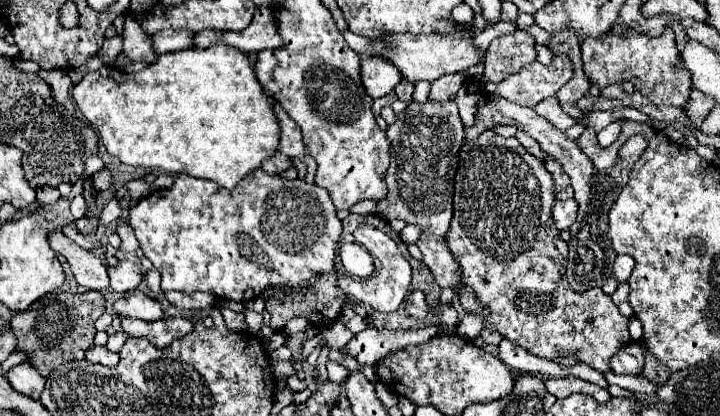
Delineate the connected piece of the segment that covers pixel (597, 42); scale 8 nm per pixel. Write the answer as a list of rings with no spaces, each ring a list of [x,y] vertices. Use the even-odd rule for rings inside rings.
[[[625,28],[625,30],[627,30],[625,38],[609,32],[603,38],[585,38],[581,42],[583,70],[587,80],[599,90],[615,82],[633,82],[635,90],[647,96],[653,104],[683,108],[689,98],[691,78],[687,70],[677,66],[679,50],[675,46],[673,30],[665,28],[665,32],[659,38],[647,38],[643,34],[637,34],[633,28]]]

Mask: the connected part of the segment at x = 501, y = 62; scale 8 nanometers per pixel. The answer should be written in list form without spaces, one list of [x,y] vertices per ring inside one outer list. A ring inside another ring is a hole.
[[[515,30],[495,38],[485,54],[485,80],[501,82],[505,76],[515,74],[525,64],[537,60],[535,40],[529,32]]]

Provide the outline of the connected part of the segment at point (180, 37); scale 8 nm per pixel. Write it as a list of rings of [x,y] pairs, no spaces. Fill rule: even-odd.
[[[163,30],[153,36],[153,46],[159,54],[185,50],[185,48],[193,46],[193,36],[195,34],[185,32],[185,30]]]

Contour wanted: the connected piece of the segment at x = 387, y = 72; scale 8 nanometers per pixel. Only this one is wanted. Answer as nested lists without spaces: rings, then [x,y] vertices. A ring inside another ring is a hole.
[[[365,56],[365,60],[361,60],[361,82],[371,98],[381,98],[401,82],[401,74],[387,60]]]

